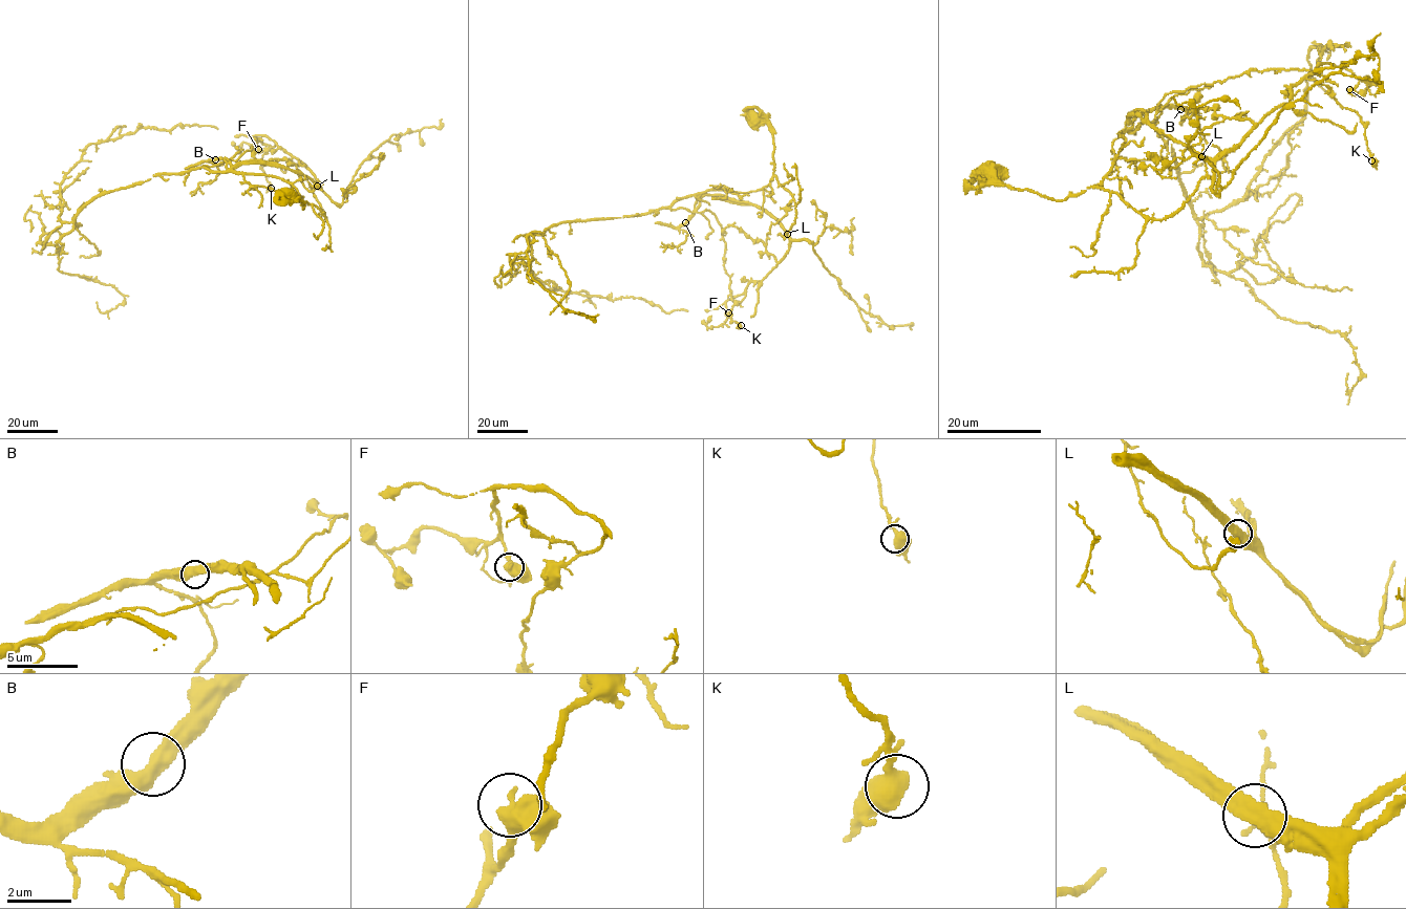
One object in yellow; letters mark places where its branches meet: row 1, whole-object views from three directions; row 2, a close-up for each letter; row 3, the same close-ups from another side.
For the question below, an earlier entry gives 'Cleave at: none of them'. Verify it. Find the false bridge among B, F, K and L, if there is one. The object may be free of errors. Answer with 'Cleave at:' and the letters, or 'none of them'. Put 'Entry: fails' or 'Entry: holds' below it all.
Cleave at: L
Entry: fails

